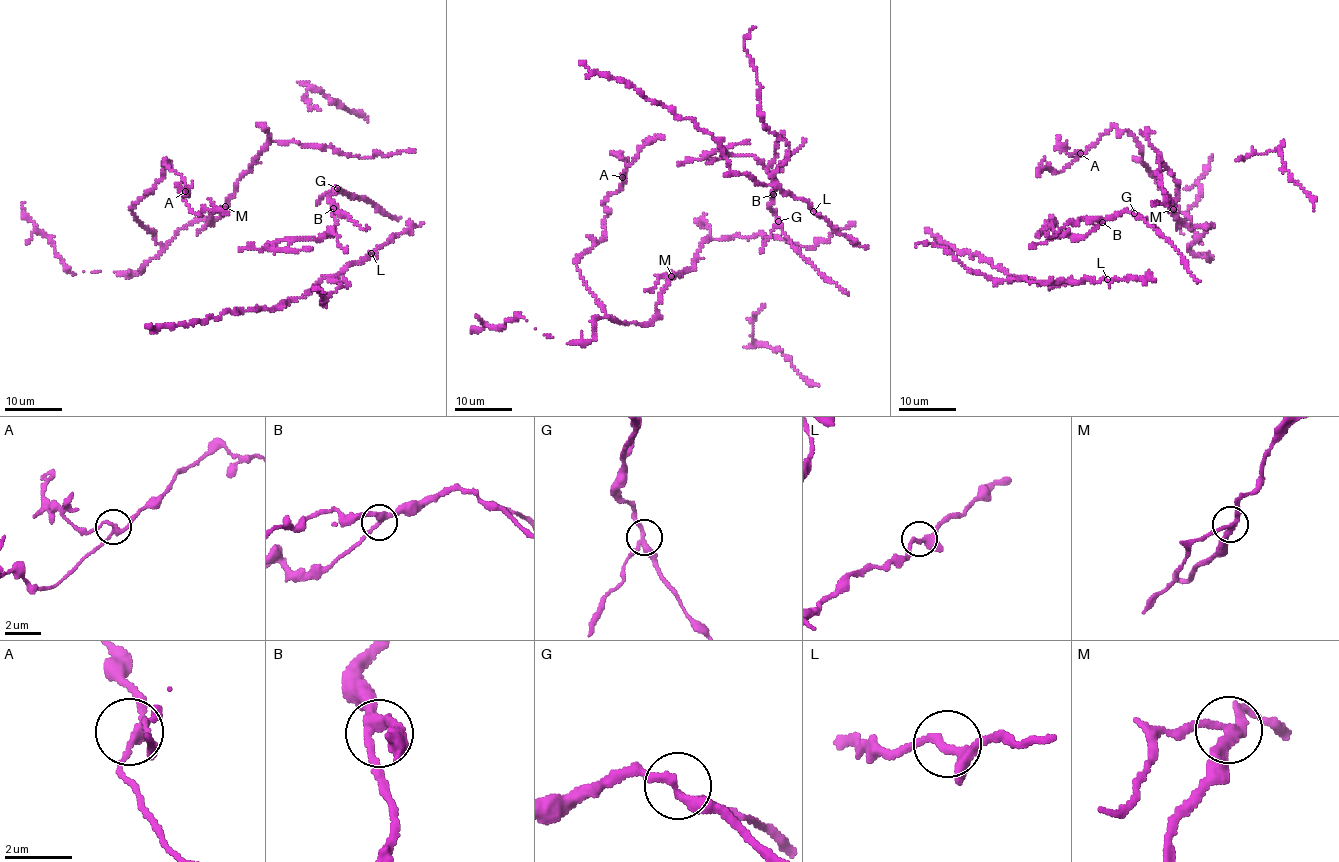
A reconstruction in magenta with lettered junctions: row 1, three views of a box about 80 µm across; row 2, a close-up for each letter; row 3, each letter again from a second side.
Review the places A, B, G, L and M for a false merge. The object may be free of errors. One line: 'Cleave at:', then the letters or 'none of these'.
Cleave at: M

